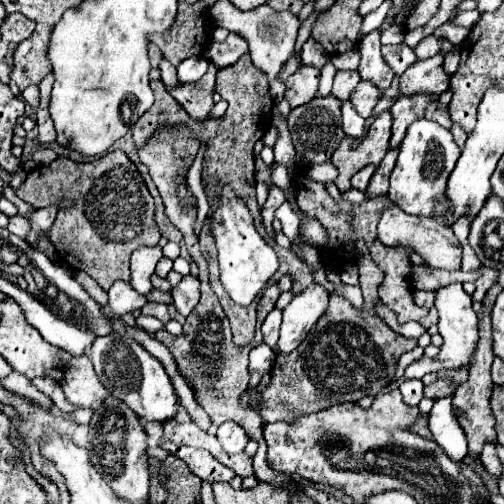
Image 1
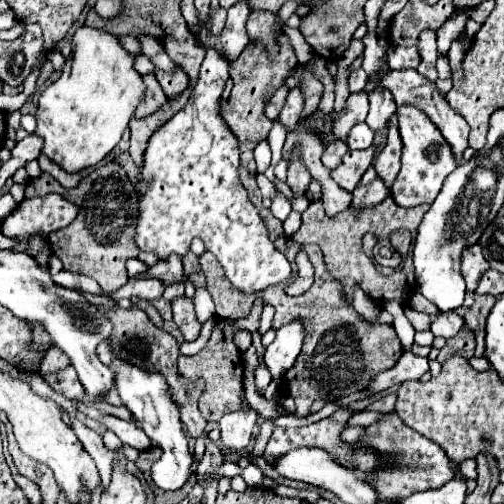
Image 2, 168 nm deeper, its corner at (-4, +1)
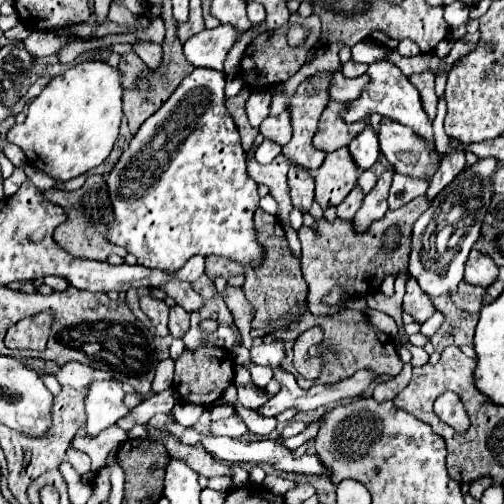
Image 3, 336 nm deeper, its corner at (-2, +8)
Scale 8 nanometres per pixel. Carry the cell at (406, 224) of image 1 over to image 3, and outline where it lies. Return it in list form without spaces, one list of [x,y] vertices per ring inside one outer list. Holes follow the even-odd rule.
[[[476,248],[470,252],[468,262],[466,262],[466,276],[464,280],[474,286],[486,288],[490,282],[496,280],[499,268],[492,258],[482,254]]]

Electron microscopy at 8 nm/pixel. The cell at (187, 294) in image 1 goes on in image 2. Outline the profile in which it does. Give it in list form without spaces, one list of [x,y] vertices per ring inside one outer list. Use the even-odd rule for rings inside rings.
[[[178,297],[172,301],[172,311],[174,311],[174,323],[182,331],[186,341],[194,341],[200,333],[200,323],[196,321],[194,315],[194,303],[186,297]]]

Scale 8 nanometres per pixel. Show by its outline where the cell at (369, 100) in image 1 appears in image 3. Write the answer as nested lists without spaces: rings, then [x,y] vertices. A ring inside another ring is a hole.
[[[330,102],[326,106],[326,110],[322,112],[322,118],[318,122],[318,132],[314,134],[314,140],[312,144],[320,150],[326,150],[326,152],[334,152],[342,146],[348,146],[350,140],[362,132],[362,128],[366,126],[368,118],[362,118],[354,124],[348,124],[344,122],[342,118],[342,110],[348,106],[350,102]]]

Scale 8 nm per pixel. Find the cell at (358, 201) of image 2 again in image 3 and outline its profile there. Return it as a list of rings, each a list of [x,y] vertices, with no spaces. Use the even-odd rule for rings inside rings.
[[[356,186],[356,188],[342,200],[342,204],[338,204],[338,218],[342,218],[342,220],[352,220],[352,218],[356,216],[356,212],[360,210],[362,200],[364,200],[364,192],[362,192],[360,186]]]

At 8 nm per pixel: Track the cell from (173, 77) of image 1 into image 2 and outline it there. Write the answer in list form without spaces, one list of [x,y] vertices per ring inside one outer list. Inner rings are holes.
[[[136,33],[136,39],[140,41],[140,47],[142,47],[142,53],[146,55],[146,57],[152,57],[152,55],[156,55],[158,51],[162,51],[162,43],[152,35],[144,35],[144,33]]]

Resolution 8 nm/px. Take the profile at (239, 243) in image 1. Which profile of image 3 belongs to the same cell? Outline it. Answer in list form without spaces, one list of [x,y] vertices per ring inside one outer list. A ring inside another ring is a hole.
[[[194,68],[174,96],[150,116],[128,150],[108,174],[110,200],[114,208],[114,226],[108,232],[112,244],[124,246],[138,258],[138,264],[160,270],[180,270],[190,256],[216,254],[242,266],[260,266],[264,248],[256,240],[254,210],[258,206],[258,184],[246,174],[246,154],[240,146],[240,134],[230,112],[224,106],[224,72],[212,68]]]

